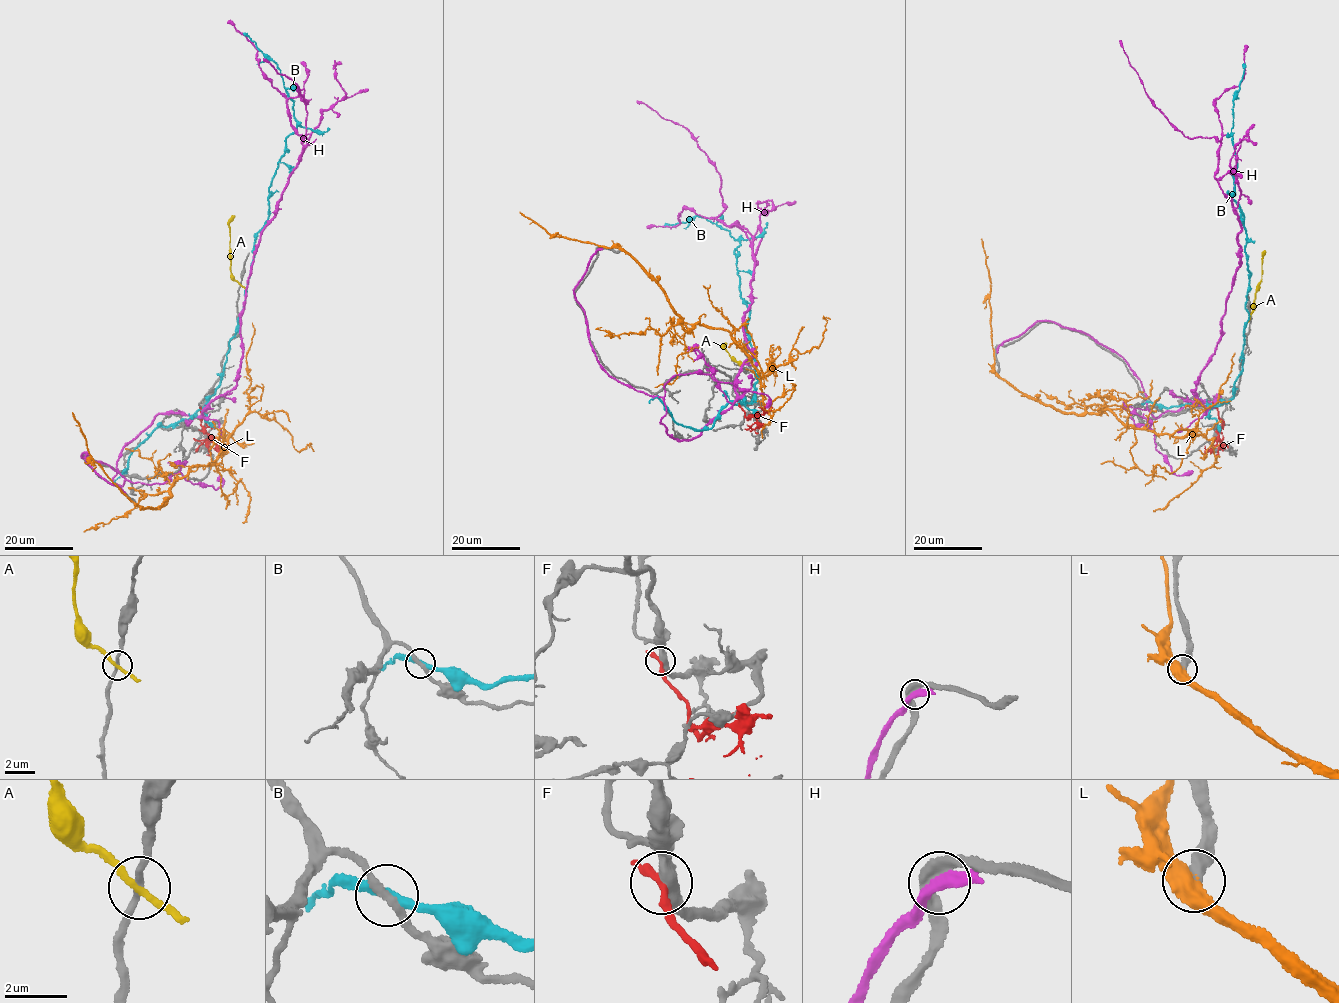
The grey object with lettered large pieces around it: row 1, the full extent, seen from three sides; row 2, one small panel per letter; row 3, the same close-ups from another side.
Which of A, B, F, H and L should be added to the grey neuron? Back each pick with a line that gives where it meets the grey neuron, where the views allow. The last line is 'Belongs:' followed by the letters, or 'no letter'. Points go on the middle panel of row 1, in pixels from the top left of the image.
L: contact (621, 250)
Belongs: L

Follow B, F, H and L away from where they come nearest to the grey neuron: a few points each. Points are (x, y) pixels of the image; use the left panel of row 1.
B: (123, 472), (157, 427), (194, 417), (219, 384), (269, 186), (295, 131), (278, 65), (242, 32)
F: (201, 409), (202, 428), (208, 439), (195, 451)
H: (121, 489), (82, 452), (122, 486), (155, 416), (236, 385), (308, 142), (263, 59)
L: (141, 507), (161, 505), (191, 468), (214, 463), (226, 431), (216, 462), (250, 496), (242, 522)

